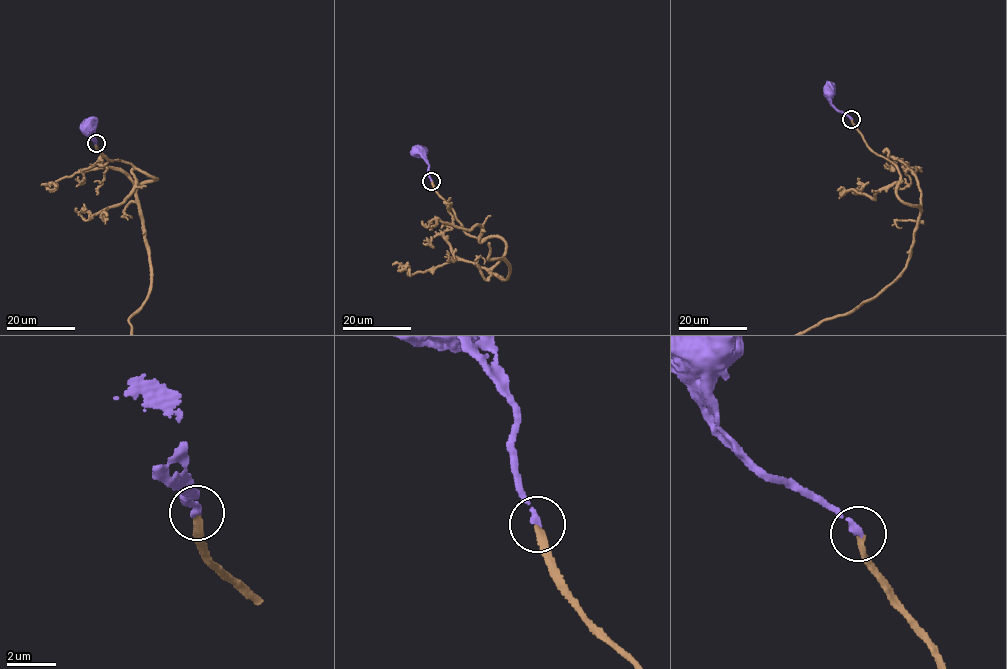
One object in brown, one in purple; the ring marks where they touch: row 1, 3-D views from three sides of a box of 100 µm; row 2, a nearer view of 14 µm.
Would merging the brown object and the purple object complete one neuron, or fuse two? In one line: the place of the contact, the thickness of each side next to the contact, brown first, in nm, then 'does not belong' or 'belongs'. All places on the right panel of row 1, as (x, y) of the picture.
place (851, 119); calibres 240 and 280 nm; belongs

